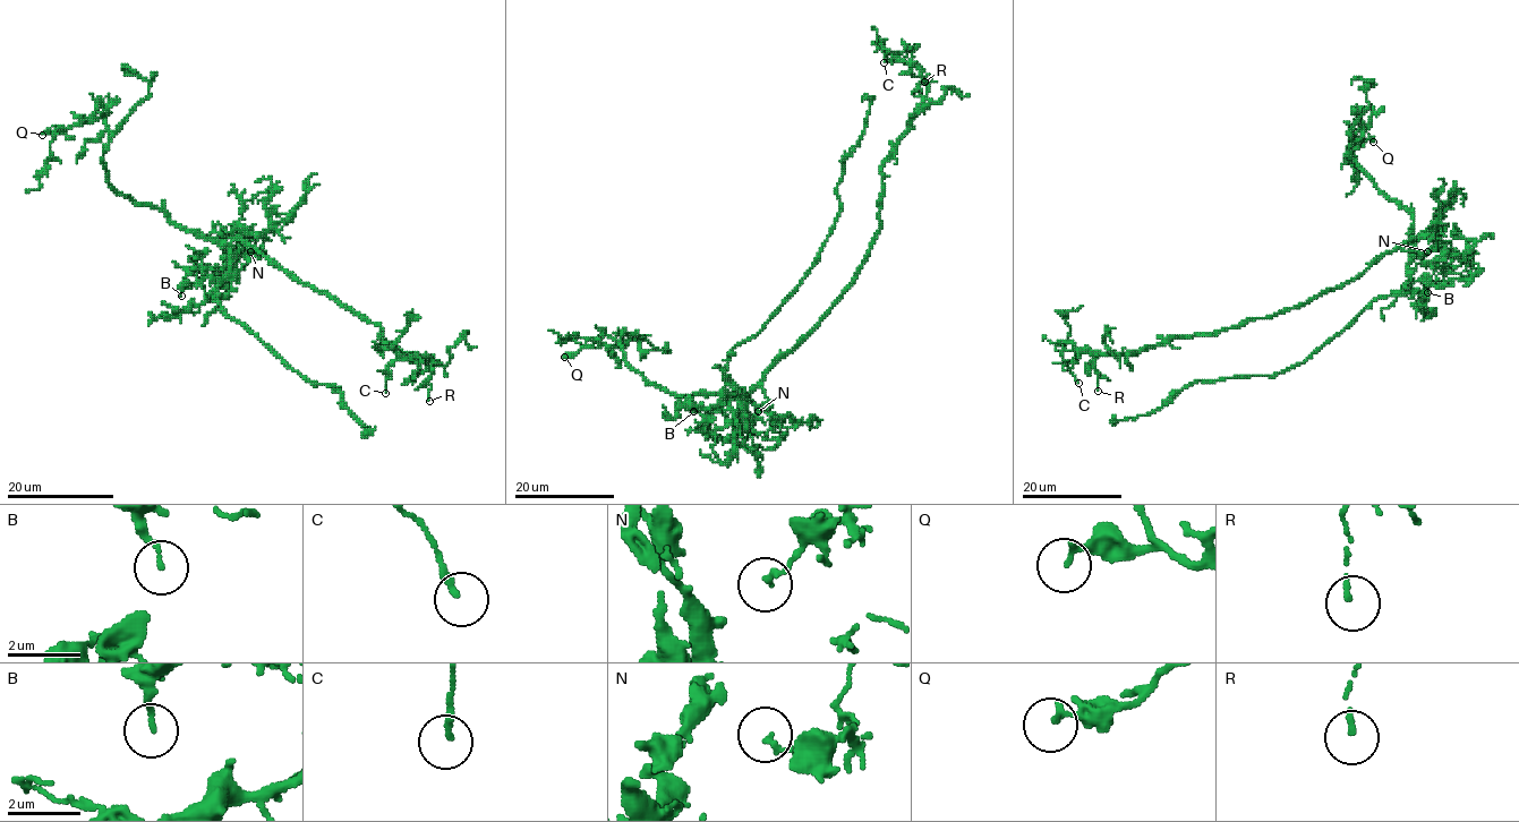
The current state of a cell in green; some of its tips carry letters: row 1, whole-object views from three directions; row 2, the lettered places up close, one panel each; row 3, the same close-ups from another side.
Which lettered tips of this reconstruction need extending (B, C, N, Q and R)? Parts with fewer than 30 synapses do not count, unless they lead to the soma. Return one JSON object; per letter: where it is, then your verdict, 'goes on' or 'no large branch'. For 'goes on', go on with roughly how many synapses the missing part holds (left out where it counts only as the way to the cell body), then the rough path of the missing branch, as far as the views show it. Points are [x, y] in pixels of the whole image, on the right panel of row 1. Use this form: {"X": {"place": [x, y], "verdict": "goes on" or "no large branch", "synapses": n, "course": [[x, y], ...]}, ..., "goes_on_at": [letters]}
{"B": {"place": [1427, 292], "verdict": "no large branch"}, "C": {"place": [1078, 383], "verdict": "no large branch"}, "N": {"place": [1427, 251], "verdict": "no large branch"}, "Q": {"place": [1373, 142], "verdict": "no large branch"}, "R": {"place": [1098, 391], "verdict": "no large branch"}, "goes_on_at": []}

